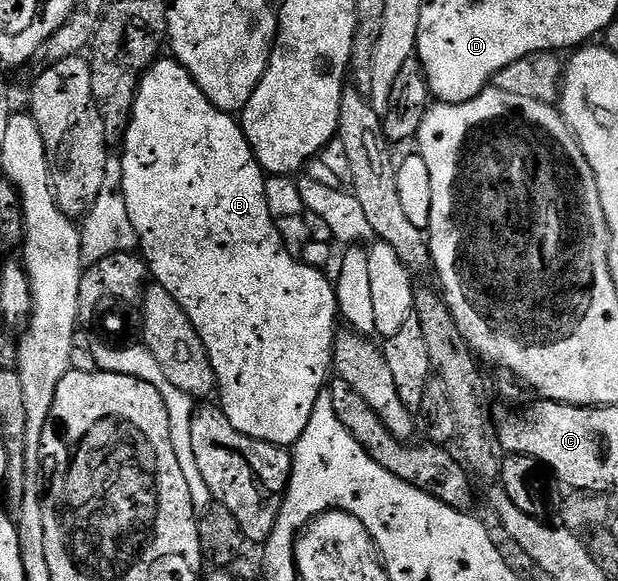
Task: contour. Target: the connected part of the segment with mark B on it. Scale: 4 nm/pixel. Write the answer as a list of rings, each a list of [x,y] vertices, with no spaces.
[[[159,57],[158,61],[143,74],[142,82],[136,92],[130,123],[126,129],[126,137],[120,149],[122,149],[120,151],[122,195],[128,208],[128,220],[132,220],[132,228],[138,237],[138,246],[146,249],[144,257],[153,281],[162,285],[178,299],[180,308],[192,320],[208,352],[208,360],[218,381],[216,394],[217,397],[222,397],[220,399],[222,411],[228,416],[228,420],[232,420],[232,428],[236,428],[236,432],[273,446],[293,447],[304,432],[304,428],[308,428],[312,408],[316,408],[316,400],[324,392],[324,387],[332,374],[334,340],[340,326],[338,291],[335,283],[331,279],[330,282],[326,279],[324,271],[317,270],[314,266],[305,266],[301,262],[303,260],[301,257],[290,254],[277,230],[276,219],[269,212],[268,200],[265,199],[267,175],[256,160],[241,125],[231,115],[225,114],[223,110],[211,104],[208,96],[204,96],[204,92],[196,84],[196,80],[192,80],[189,72],[179,62],[175,62],[173,57]]]

